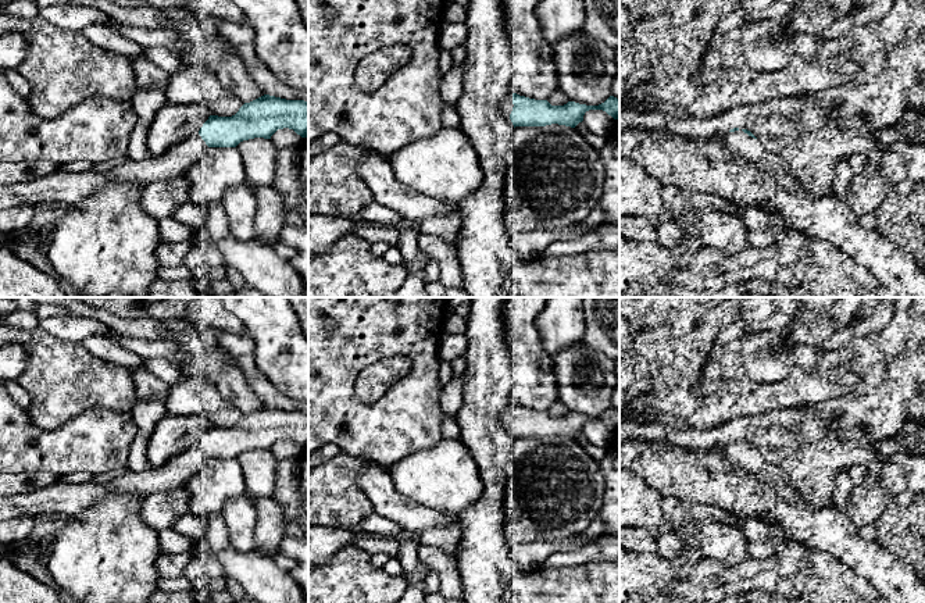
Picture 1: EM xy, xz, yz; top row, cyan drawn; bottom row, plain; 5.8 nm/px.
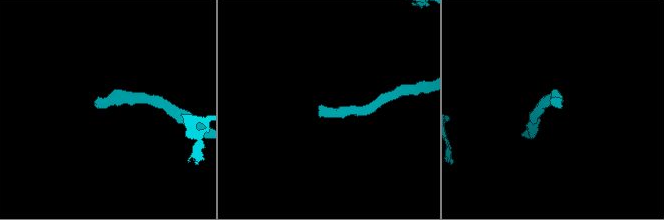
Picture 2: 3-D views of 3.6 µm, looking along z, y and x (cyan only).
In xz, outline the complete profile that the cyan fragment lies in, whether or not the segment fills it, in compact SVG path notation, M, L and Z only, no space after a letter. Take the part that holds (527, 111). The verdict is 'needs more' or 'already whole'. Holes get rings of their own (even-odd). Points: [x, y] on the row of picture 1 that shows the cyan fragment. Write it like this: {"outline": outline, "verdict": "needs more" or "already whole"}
{"outline": "M517 93L504 97L501 108L515 126L546 126L551 124L575 128L583 121L589 110L603 110L614 119L619 118L619 100L610 96L599 106L586 106L568 101L564 106L551 106L547 100L535 100Z", "verdict": "needs more"}

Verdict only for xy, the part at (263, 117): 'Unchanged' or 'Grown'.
Grown

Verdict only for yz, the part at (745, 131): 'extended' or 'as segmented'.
extended

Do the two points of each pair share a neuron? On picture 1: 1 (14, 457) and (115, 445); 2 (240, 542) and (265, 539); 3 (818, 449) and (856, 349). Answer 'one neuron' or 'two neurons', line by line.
1: one neuron
2: two neurons
3: two neurons

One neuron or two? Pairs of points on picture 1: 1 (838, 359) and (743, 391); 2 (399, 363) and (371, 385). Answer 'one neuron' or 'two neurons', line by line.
1: one neuron
2: one neuron

